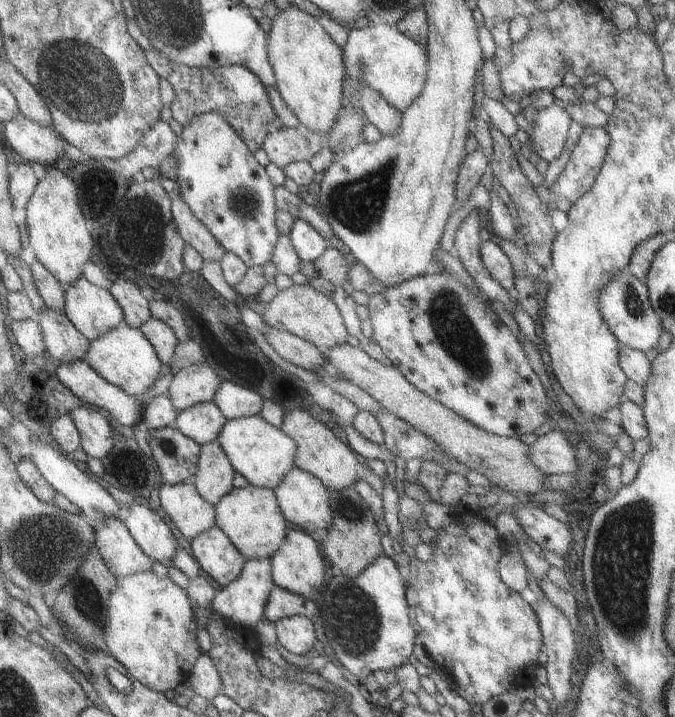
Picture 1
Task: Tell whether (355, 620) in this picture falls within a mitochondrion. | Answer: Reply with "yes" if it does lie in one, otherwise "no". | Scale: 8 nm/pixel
yes

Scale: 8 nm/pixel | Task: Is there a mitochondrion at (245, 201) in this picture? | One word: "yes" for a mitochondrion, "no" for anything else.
yes

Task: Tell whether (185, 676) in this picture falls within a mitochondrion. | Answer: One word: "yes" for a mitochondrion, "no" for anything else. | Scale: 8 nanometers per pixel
no

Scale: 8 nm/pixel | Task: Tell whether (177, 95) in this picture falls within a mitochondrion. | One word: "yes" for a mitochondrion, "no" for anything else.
no

